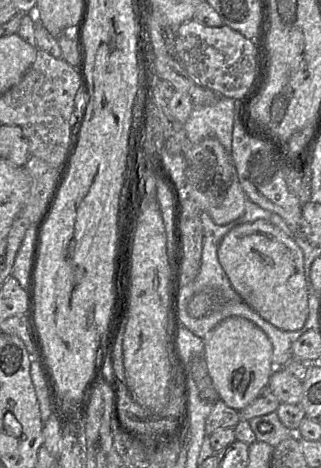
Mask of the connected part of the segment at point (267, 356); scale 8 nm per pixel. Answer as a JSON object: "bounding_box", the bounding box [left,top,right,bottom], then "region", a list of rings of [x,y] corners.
{"bounding_box":[203,316,275,411],"region":[[[231,316],[218,323],[203,340],[203,357],[219,398],[228,407],[240,411],[259,396],[275,370],[269,338],[250,320]]]}

